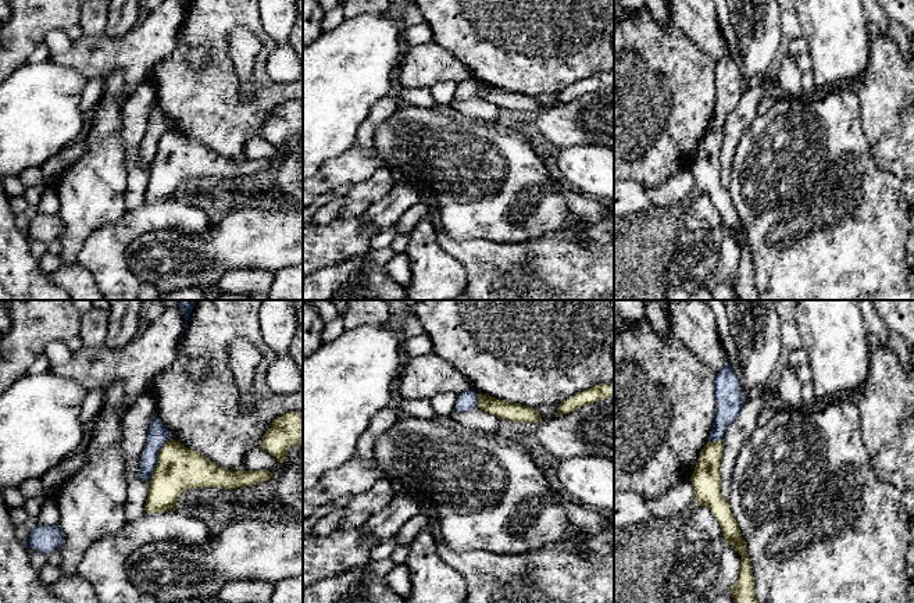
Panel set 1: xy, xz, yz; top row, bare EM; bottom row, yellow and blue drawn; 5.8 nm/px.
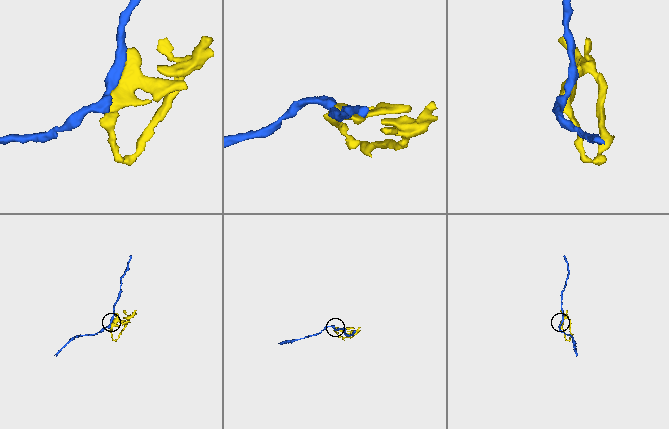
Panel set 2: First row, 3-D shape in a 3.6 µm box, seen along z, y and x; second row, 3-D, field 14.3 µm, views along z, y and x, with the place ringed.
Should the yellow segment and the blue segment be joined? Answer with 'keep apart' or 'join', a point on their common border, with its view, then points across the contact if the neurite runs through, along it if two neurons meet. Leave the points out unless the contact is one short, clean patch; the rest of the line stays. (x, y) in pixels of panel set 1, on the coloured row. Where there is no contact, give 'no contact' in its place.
join; meets yellow in xy at (159, 457)

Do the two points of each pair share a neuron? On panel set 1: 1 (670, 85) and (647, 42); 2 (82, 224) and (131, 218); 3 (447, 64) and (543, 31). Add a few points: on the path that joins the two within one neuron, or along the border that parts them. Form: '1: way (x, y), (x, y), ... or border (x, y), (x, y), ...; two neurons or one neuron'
1: way (666, 74), (647, 53); one neuron
2: border (127, 210), (114, 221), (97, 227), (88, 235); two neurons
3: border (434, 39), (453, 54), (472, 77); two neurons

